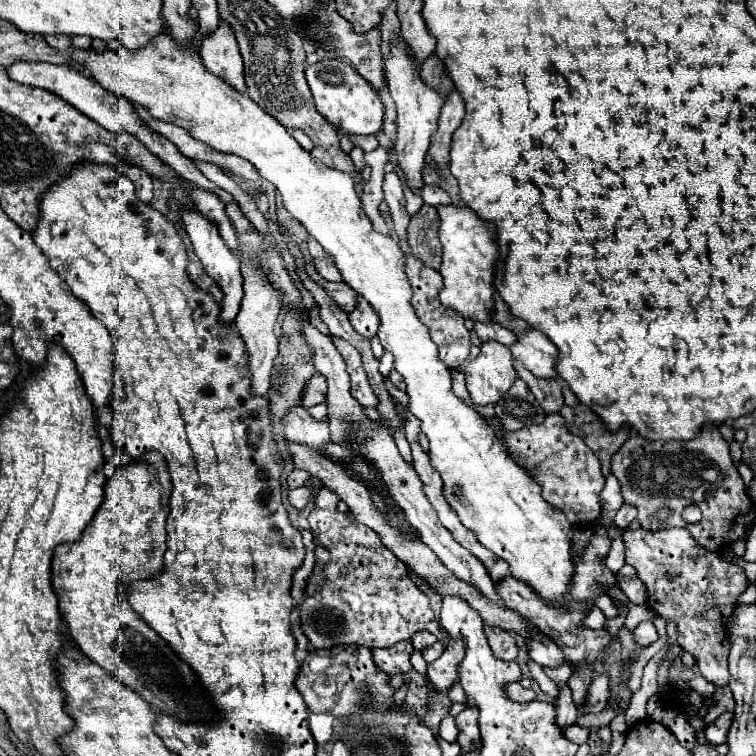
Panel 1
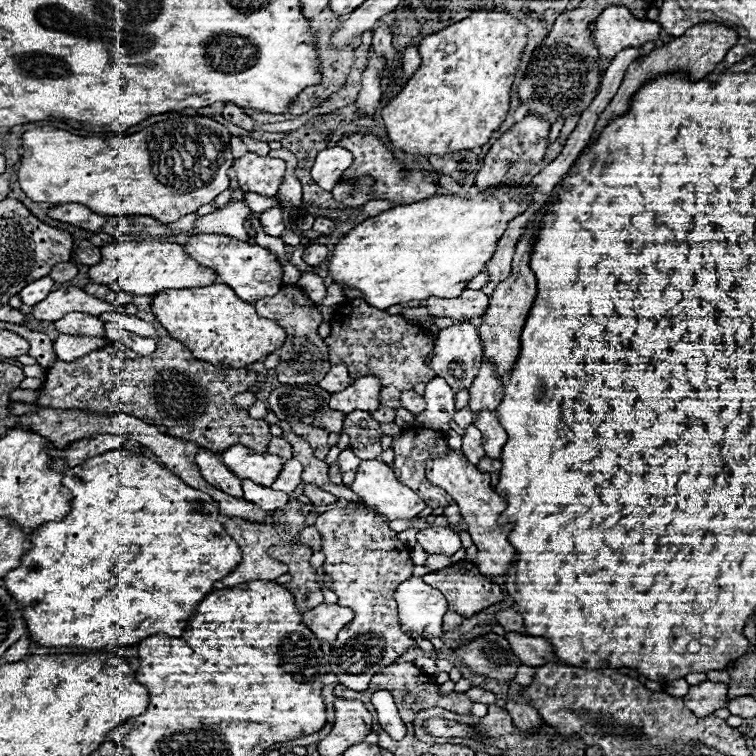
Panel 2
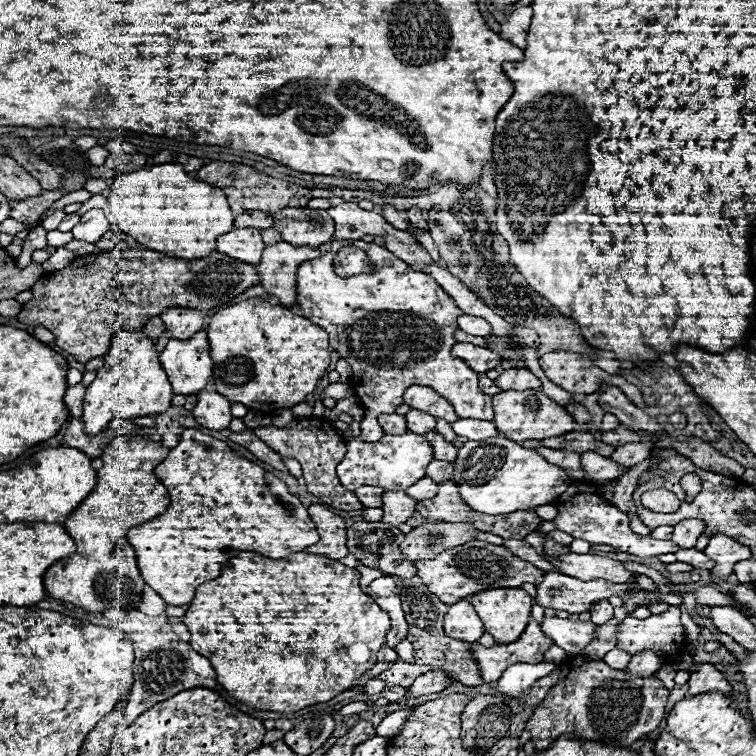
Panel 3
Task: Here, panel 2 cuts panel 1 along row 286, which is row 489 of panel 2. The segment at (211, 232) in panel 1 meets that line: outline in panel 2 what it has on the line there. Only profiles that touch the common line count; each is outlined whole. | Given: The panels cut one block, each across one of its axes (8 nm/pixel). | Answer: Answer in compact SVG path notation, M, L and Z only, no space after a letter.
M202 448L196 454L196 464L198 464L202 476L210 484L214 484L216 488L220 488L222 492L226 492L234 498L242 498L242 480L230 468L226 468L226 464L222 464L222 460L216 452Z

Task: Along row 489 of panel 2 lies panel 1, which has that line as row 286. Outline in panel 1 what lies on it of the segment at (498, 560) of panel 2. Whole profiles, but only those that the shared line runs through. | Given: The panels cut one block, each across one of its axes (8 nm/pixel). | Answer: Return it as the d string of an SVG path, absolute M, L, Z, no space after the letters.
M454 204L438 206L440 216L440 242L442 242L442 266L440 274L444 286L438 292L442 304L458 310L466 318L478 322L490 322L494 308L494 260L498 258L498 246L494 242L494 226L482 222L470 208L460 208Z

